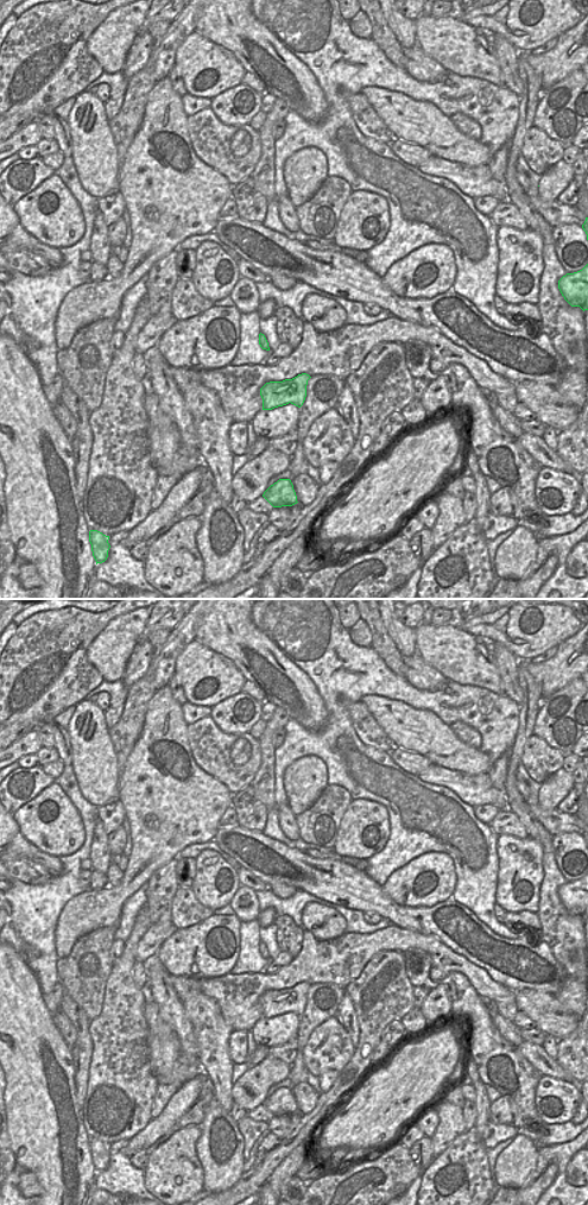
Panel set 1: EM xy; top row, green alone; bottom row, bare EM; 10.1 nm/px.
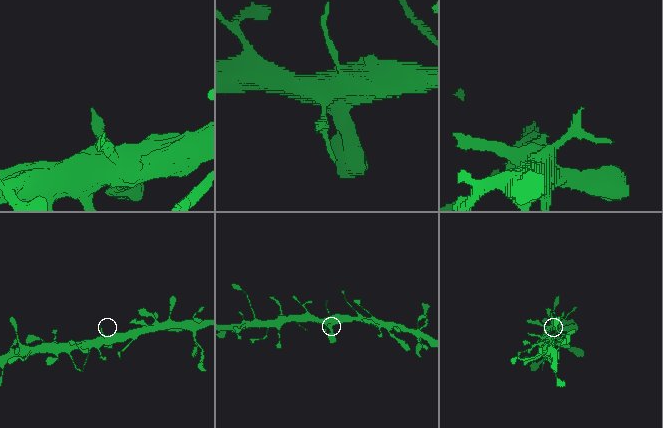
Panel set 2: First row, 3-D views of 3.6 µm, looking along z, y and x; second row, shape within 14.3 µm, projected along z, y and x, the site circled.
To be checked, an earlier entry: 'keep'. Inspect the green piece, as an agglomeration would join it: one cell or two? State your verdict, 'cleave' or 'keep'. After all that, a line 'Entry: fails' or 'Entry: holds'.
keep
Entry: holds

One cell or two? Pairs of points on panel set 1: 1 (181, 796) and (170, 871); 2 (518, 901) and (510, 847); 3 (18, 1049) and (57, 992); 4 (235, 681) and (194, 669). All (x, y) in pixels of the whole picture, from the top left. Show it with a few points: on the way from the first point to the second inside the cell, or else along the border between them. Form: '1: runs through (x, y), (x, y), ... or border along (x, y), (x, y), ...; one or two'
1: border along (177, 857), (174, 857), (149, 877); two
2: runs through (518, 888), (518, 860); one
3: border along (42, 995), (43, 1002), (51, 1015); two
4: runs through (225, 681), (217, 675), (204, 674); one

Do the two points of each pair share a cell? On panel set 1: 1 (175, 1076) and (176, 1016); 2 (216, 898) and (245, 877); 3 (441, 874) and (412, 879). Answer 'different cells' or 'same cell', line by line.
1: same cell
2: different cells
3: same cell

